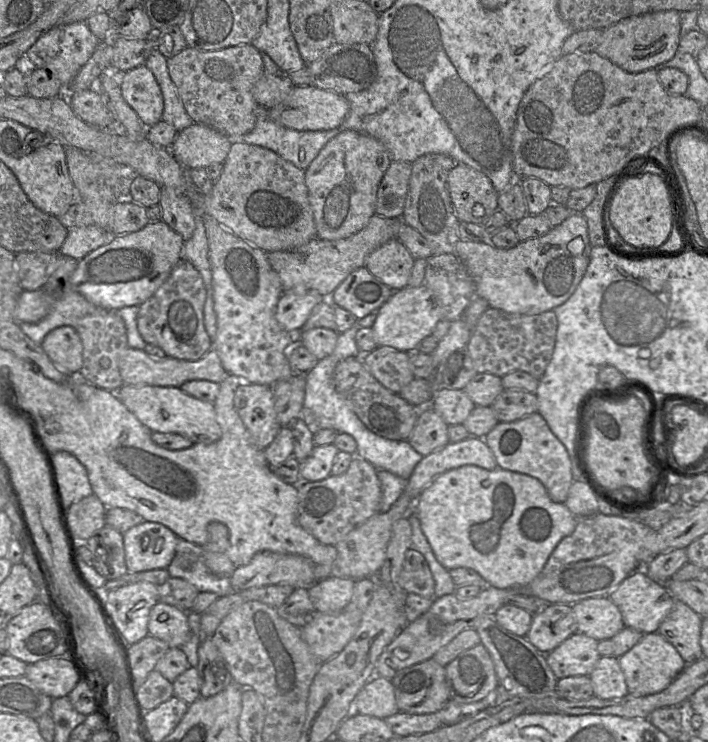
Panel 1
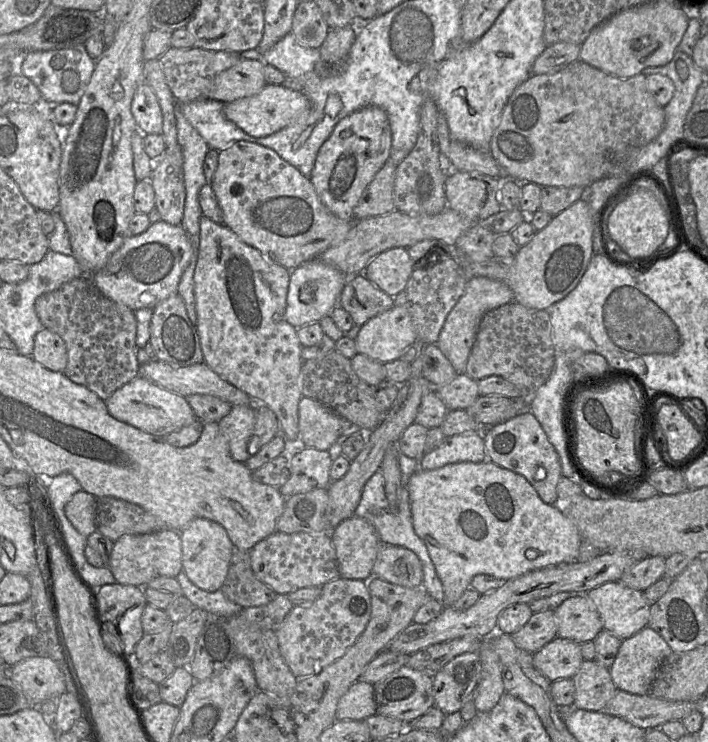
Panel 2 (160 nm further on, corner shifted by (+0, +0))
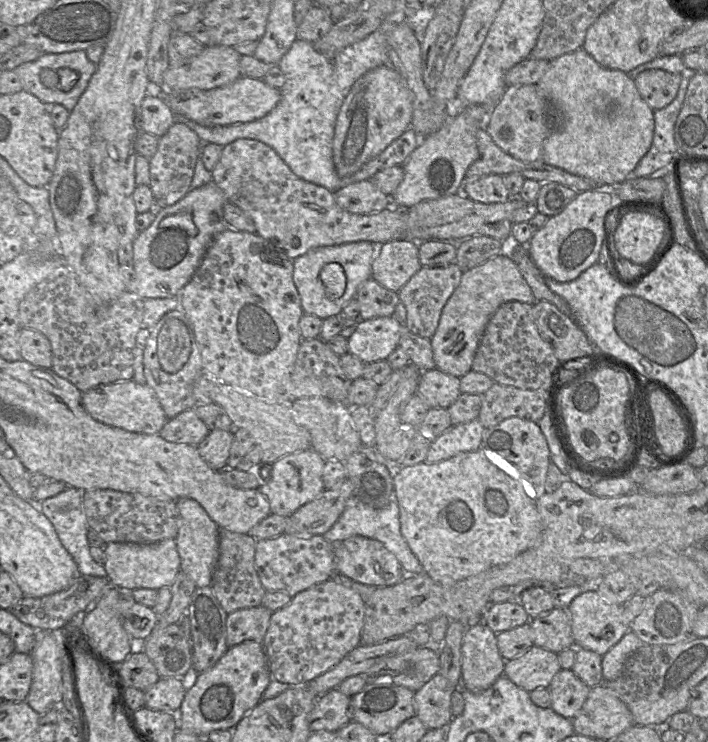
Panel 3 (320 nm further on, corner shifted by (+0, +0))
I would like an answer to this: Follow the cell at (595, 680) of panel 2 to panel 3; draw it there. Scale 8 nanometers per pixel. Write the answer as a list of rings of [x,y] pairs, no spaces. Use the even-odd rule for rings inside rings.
[[[561,669],[549,684],[551,708],[561,716],[572,719],[581,710],[590,690],[572,669]]]

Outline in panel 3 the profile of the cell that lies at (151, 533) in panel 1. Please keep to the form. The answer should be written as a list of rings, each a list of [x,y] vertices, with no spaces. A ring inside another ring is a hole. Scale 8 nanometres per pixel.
[[[173,538],[150,544],[110,542],[105,545],[105,555],[104,567],[111,585],[125,590],[170,587],[181,570],[177,544]]]

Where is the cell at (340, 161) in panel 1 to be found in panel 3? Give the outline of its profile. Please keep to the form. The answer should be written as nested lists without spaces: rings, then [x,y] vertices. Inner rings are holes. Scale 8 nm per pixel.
[[[383,65],[361,76],[344,99],[336,120],[333,161],[339,177],[351,176],[382,153],[411,128],[412,115],[413,95],[396,70]]]

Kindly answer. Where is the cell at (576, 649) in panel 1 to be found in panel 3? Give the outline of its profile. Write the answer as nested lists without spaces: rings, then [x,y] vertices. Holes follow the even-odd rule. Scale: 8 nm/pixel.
[[[534,645],[522,655],[507,660],[504,675],[530,692],[547,688],[561,669],[557,653]]]

